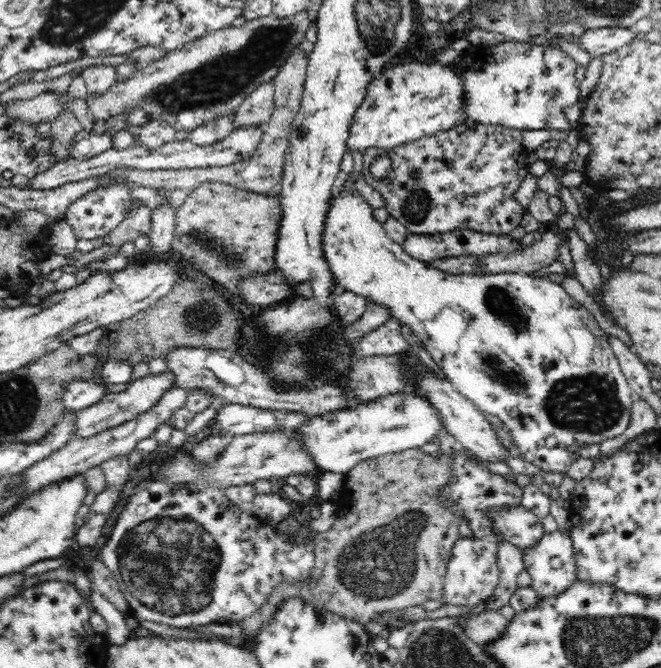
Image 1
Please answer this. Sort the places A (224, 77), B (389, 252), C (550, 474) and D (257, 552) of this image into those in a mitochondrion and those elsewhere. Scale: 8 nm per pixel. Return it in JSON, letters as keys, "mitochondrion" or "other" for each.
{"A":"mitochondrion","B":"other","C":"other","D":"other"}

